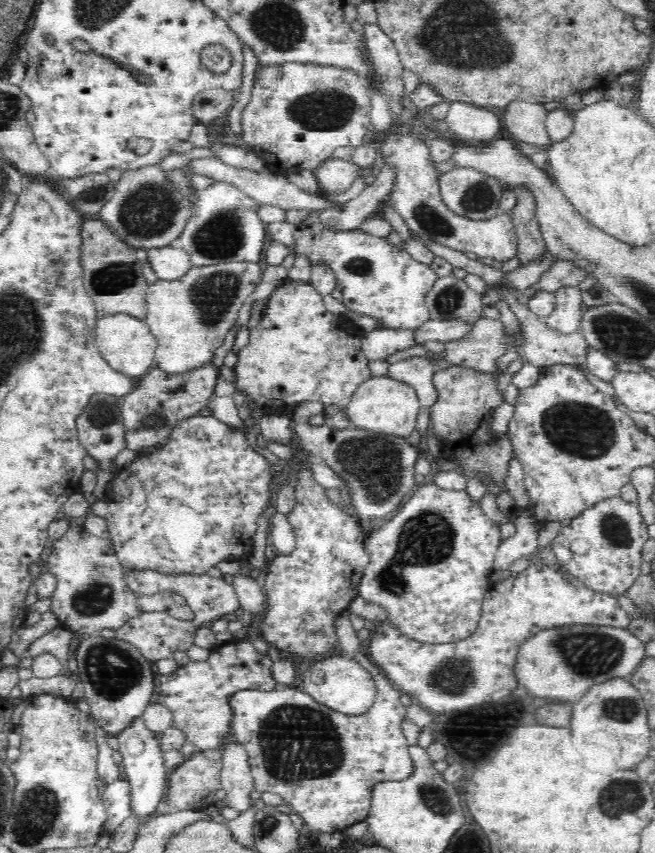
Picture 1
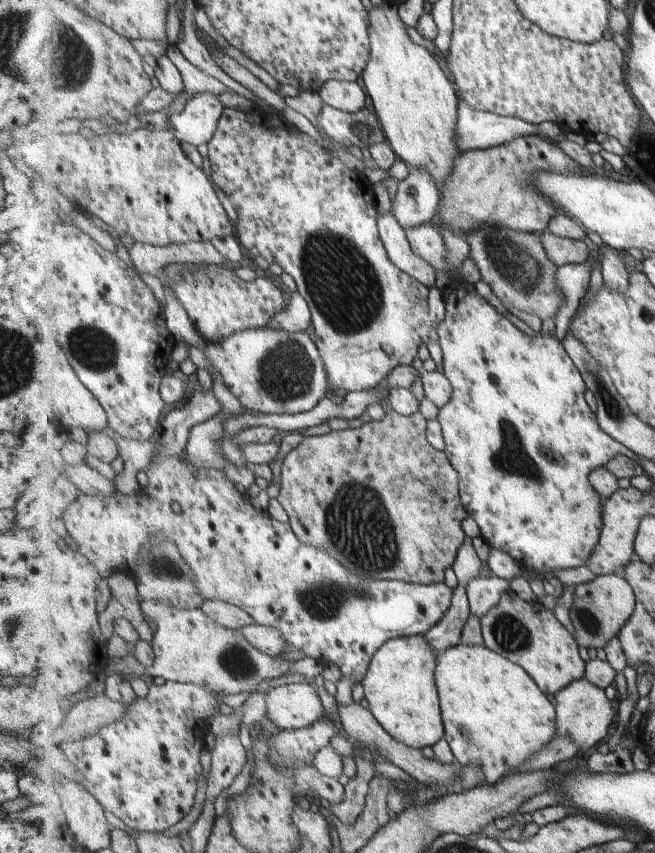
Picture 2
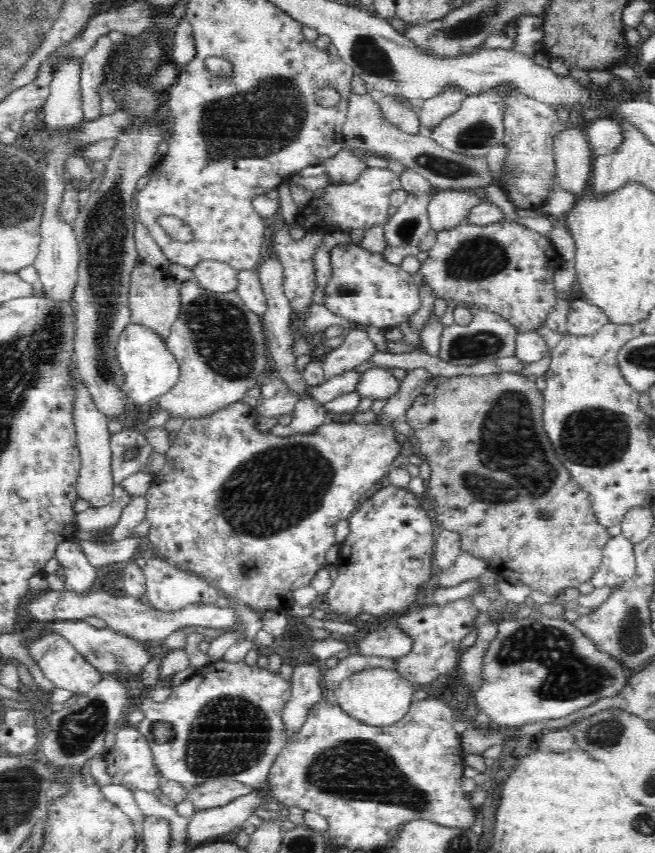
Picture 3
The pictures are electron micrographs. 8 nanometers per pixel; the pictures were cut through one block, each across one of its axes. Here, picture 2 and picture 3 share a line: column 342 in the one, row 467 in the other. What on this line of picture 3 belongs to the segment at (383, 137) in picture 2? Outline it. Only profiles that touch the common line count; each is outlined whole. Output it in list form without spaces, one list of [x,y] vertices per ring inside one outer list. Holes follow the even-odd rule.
[[[124,428],[109,438],[111,475],[119,485],[127,476],[142,471],[150,464],[153,450],[146,436],[134,428]]]

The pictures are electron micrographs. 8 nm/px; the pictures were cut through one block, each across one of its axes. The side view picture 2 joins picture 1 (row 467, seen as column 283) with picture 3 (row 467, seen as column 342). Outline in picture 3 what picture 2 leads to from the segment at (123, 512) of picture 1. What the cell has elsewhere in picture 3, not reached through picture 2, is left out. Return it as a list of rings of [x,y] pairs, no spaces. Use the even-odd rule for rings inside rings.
[[[240,401],[221,408],[212,414],[203,417],[188,417],[184,419],[182,428],[176,432],[174,440],[166,450],[164,466],[153,473],[151,483],[144,497],[147,500],[144,520],[150,524],[145,540],[152,546],[154,555],[159,556],[168,563],[173,563],[182,571],[194,572],[227,598],[240,599],[246,606],[255,609],[283,610],[291,602],[290,594],[298,588],[310,585],[316,573],[327,565],[326,554],[336,543],[335,532],[339,521],[347,518],[357,508],[360,500],[364,500],[374,486],[387,479],[389,471],[394,467],[394,459],[400,456],[402,444],[396,441],[397,431],[394,420],[380,416],[372,424],[362,423],[334,423],[326,422],[314,434],[296,434],[296,436],[276,437],[256,430],[256,417],[259,414],[255,407]]]

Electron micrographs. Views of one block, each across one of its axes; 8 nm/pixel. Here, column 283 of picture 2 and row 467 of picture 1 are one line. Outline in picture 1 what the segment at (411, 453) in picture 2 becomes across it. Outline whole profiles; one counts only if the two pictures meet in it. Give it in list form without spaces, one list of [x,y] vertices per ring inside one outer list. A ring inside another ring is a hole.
[[[458,365],[434,373],[437,399],[429,408],[429,420],[432,421],[432,430],[442,443],[443,456],[455,461],[468,479],[481,479],[488,492],[496,497],[505,488],[504,478],[507,476],[509,461],[514,456],[506,434],[498,437],[489,426],[494,411],[505,402],[492,376],[493,373],[478,373]]]

